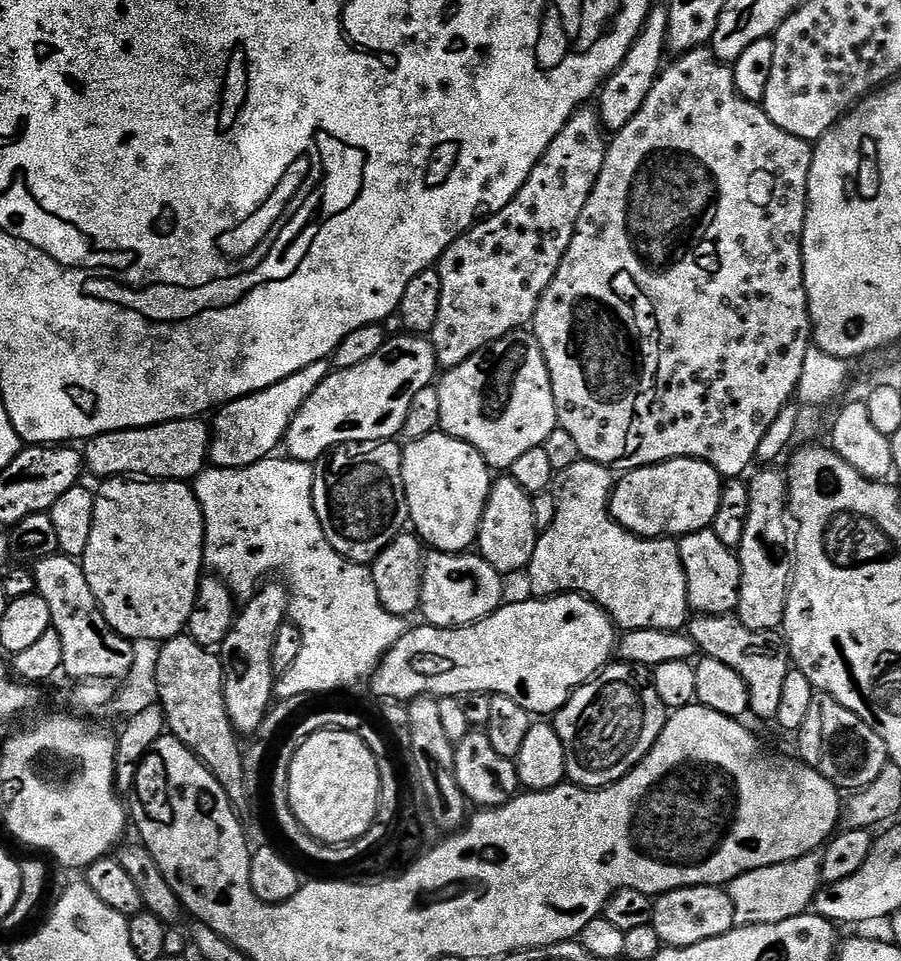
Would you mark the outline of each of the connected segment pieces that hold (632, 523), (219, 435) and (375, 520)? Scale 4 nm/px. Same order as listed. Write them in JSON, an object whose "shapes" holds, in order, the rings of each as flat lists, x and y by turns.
{"shapes":[[[674,458,661,464,635,468,615,481,608,510,628,532,646,540,683,538,691,532,711,529,718,502,722,477,714,466,694,458]],[[319,360,302,370,298,374,290,374,282,382,270,386,261,392,243,396,223,405,215,413,216,421,211,421,212,445,208,451,211,463,217,468,245,468,259,460,269,459,272,452,284,443,284,435,288,427,302,410,302,406,318,390,320,383,328,377,330,364,328,360]],[[390,439,359,450,340,446,315,465,314,510,330,546,334,546,345,560,371,565,378,554,409,527,406,490,402,482,404,454,401,445,396,443,395,439]]]}

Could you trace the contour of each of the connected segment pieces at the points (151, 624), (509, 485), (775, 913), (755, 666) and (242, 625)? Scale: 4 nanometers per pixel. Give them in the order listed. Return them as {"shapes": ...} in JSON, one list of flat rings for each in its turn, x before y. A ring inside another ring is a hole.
{"shapes":[[[113,478,99,486,94,492,94,526,82,558,86,582,90,582,106,622,117,634,133,642,172,640,187,629,206,568,202,506,193,485,183,480,145,482,140,478]],[[510,474,504,476,493,483,486,510,482,514,480,523,480,534,478,537,478,552,483,556,494,570,502,574,508,572,523,573,528,567,528,563,534,558,536,549,537,530,534,522,534,506,532,505,532,496]],[[809,854,782,862,774,866,762,866,758,870,743,872,726,891,730,902,734,902,734,918,737,925,746,924,777,924,786,922,788,918,803,916,813,907,816,893,820,891,820,856]],[[693,615,686,625,690,639,707,659,726,662,746,682,750,694,750,712,760,720,775,721,778,706,782,702,782,685,790,671,788,645,779,631,759,632,750,630,739,615,701,616]],[[283,583,267,584,247,597,245,604,248,605,239,609,230,634,222,645,226,710,232,729,244,738,257,735,273,707,277,682,277,676,272,672,274,638,278,638,278,630,288,620,287,587]]]}

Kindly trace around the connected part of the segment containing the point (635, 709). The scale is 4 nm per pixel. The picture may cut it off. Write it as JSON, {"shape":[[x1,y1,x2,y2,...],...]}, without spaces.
{"shape":[[623,662,609,664,599,676,583,684,554,717,556,733,558,738,562,738,562,746,566,750,567,779,589,790,617,784,631,768,636,768,638,762,642,762,642,758,646,758,654,742,658,742,669,715,662,698,658,698,658,690,654,690,651,668]]}

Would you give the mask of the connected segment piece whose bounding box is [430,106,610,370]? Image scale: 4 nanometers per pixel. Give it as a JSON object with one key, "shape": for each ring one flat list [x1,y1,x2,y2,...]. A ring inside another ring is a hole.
{"shape":[[585,106,568,119,566,126,562,126,562,130,554,138,554,142,550,142,544,157,528,175,528,181,501,212,491,213,484,218,488,220,481,219,473,224,440,257,440,305,430,339,437,365,441,369,458,366,466,362,466,358,498,342,503,336,523,329,536,313,536,307,546,286,550,286,570,246,570,238,582,214,582,206,586,206,598,182,598,174,602,174,602,166,606,162,610,140,599,115,590,109,591,107]]}

